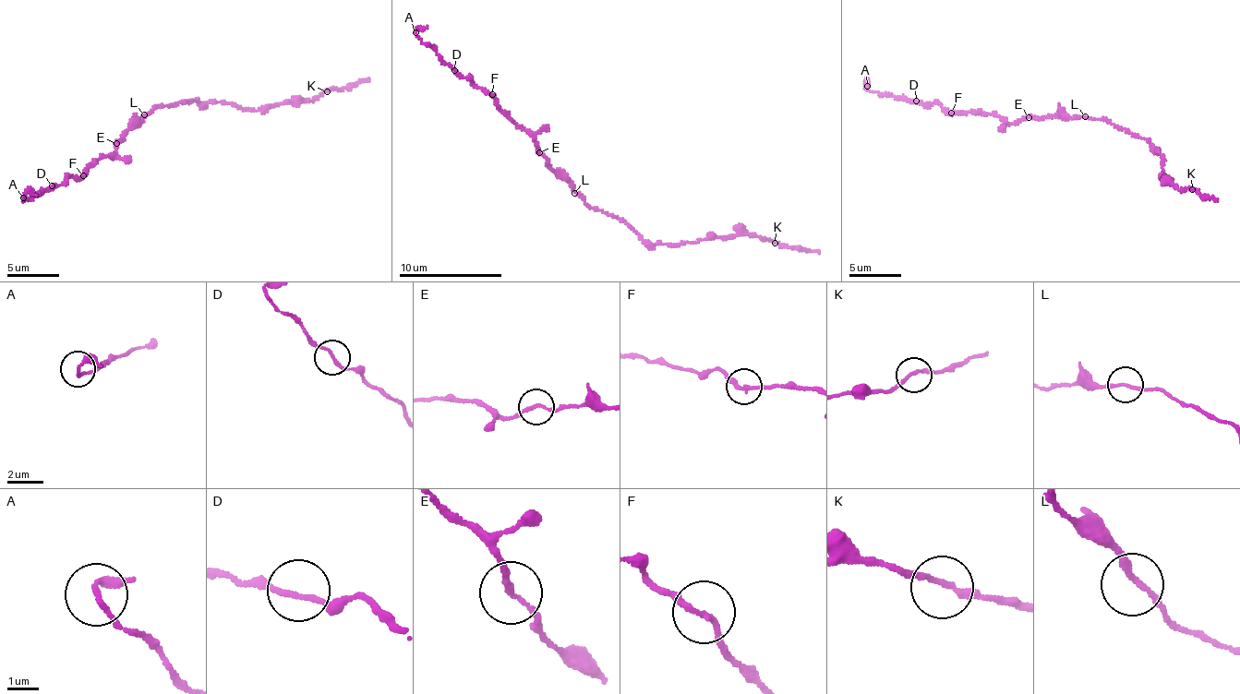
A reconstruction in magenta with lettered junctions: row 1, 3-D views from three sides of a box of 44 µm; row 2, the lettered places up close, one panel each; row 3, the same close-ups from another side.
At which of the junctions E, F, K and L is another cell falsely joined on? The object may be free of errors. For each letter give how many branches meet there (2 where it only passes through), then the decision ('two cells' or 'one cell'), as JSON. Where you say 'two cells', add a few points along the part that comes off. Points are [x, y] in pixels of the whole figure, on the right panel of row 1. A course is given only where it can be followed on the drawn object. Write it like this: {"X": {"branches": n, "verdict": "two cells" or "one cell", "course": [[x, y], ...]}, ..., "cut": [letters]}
{"E": {"branches": 2, "verdict": "one cell"}, "F": {"branches": 2, "verdict": "one cell"}, "K": {"branches": 2, "verdict": "one cell"}, "L": {"branches": 2, "verdict": "one cell"}, "cut": []}

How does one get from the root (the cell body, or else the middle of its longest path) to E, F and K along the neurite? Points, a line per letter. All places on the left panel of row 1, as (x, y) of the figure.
E: (149, 114), (129, 127), (116, 143)
F: (149, 114), (129, 127), (116, 143), (113, 157), (107, 155), (90, 164), (83, 176)
K: (149, 114), (190, 100), (266, 110), (319, 100), (327, 91)

